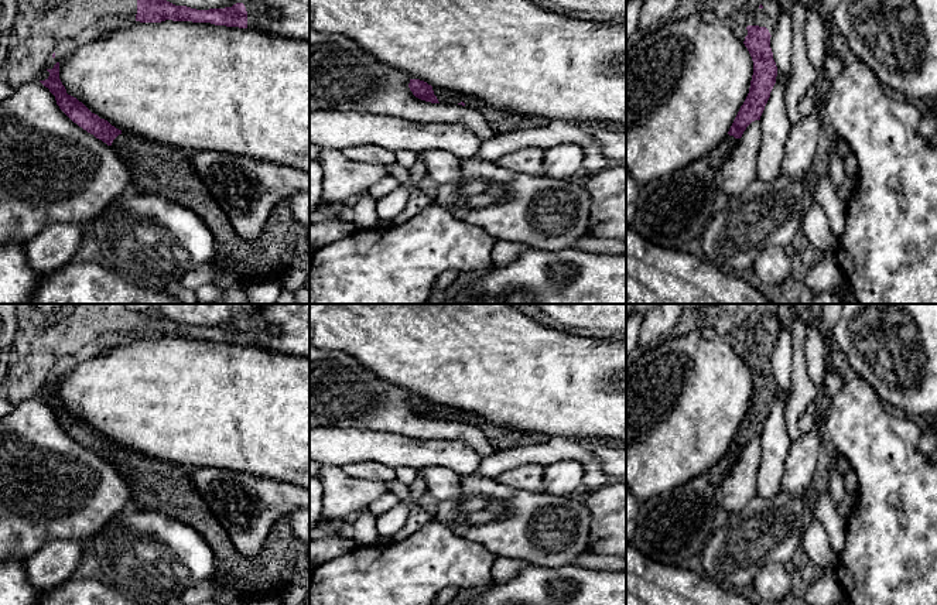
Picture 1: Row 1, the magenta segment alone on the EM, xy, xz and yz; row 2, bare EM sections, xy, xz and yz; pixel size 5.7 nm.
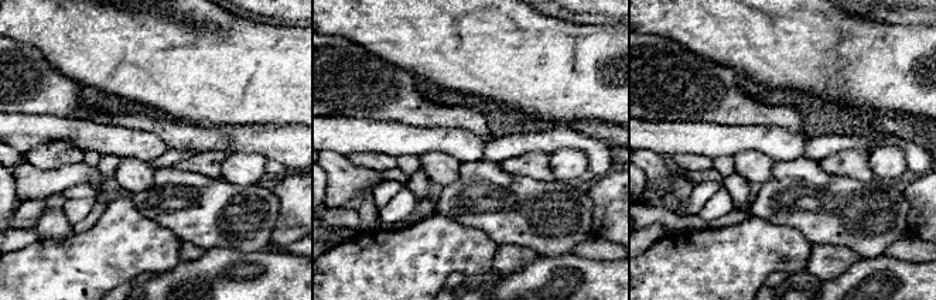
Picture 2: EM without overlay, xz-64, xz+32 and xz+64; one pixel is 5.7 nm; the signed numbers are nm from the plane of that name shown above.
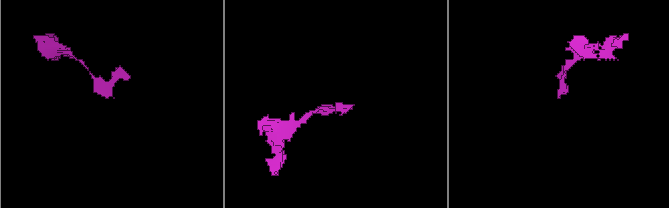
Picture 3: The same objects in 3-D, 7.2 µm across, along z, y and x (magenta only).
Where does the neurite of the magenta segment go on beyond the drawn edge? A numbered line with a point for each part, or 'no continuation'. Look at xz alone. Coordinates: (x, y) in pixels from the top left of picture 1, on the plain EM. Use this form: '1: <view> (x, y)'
1: xz (505, 437)

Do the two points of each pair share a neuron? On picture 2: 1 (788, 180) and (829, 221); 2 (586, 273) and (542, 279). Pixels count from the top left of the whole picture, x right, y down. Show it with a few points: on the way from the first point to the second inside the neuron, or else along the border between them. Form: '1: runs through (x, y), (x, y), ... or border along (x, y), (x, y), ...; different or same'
1: runs through (798, 190), (819, 211); same
2: runs through (574, 279), (553, 279); same

